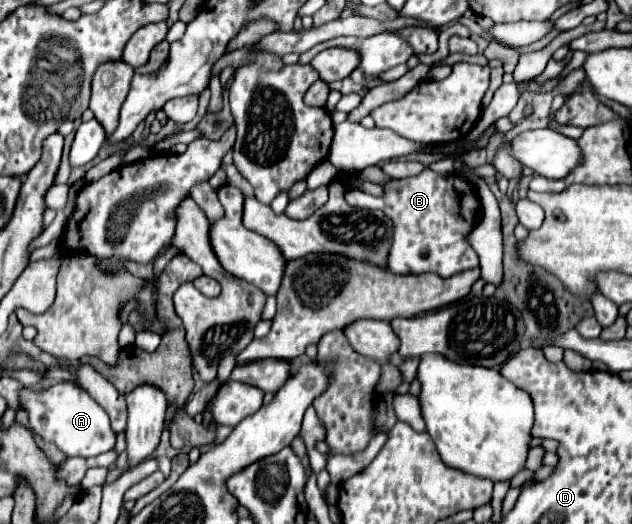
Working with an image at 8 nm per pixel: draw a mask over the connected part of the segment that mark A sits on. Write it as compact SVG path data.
M55 384L47 390L35 392L31 388L19 390L19 406L29 416L31 430L47 444L55 444L67 458L99 456L115 446L115 432L109 426L107 412L79 386L75 384Z

